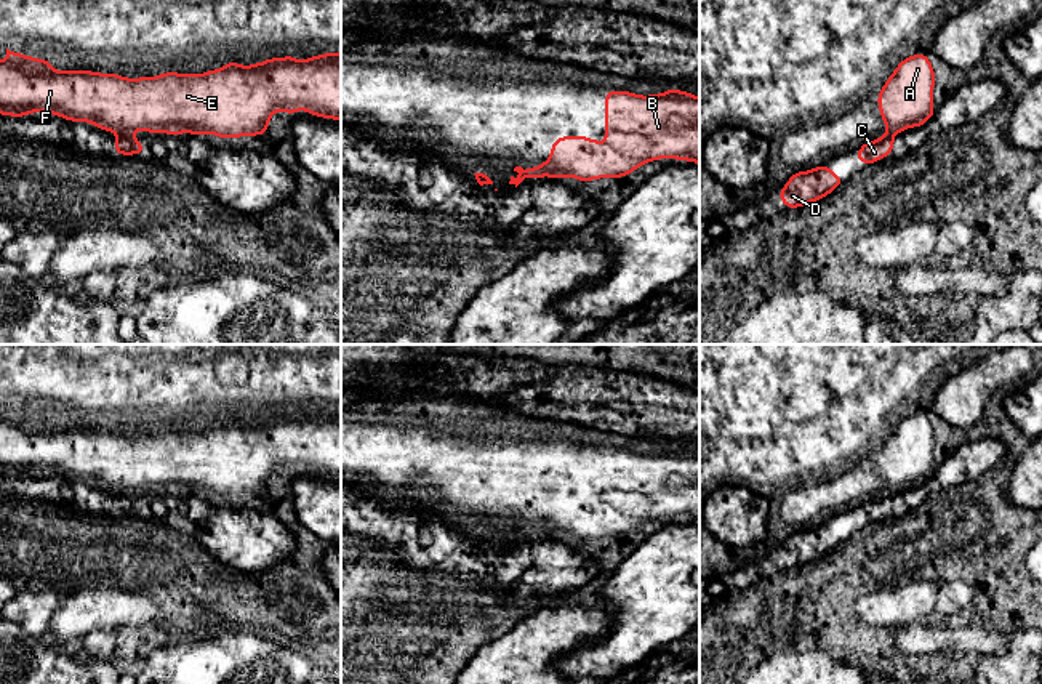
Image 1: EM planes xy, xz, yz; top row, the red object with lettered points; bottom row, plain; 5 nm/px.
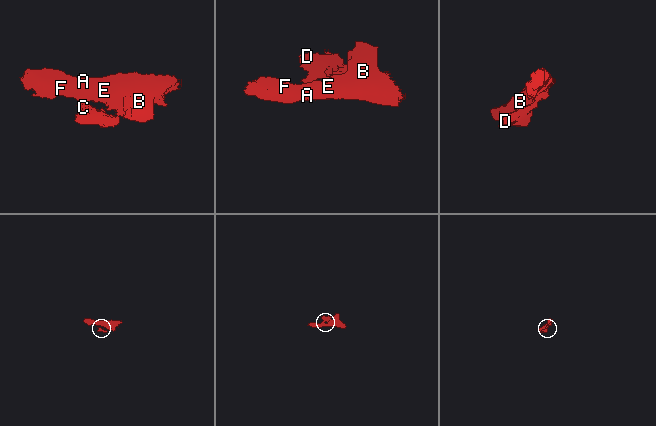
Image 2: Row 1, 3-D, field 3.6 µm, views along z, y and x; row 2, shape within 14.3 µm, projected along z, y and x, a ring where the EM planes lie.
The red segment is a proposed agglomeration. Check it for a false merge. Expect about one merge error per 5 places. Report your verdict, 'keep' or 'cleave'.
cleave

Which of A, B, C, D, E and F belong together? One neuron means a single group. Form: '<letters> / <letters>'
A B E F / C D

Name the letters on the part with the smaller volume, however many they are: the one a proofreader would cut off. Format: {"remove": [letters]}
{"remove": ["C", "D"]}

